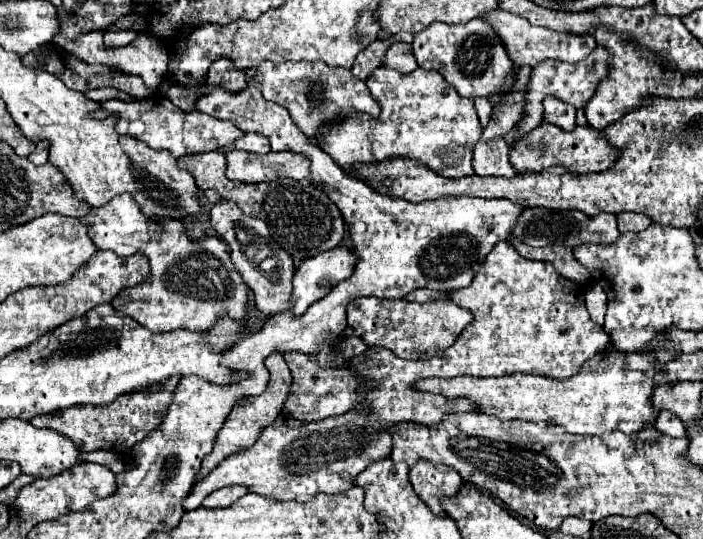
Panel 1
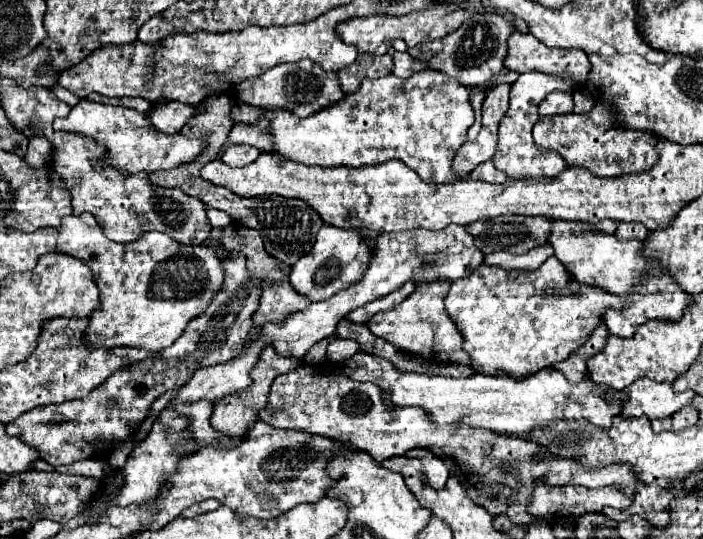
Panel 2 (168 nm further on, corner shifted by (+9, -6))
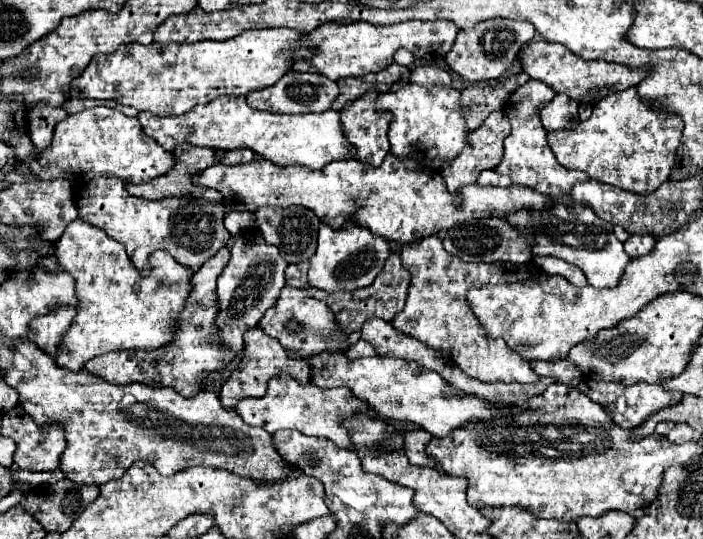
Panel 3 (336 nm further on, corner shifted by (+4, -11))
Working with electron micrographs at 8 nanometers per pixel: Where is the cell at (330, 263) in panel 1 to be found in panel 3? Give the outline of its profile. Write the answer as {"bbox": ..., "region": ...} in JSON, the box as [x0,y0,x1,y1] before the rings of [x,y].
{"bbox":[307,225,389,291],"region":[[[321,225],[317,251],[309,261],[309,273],[307,273],[309,287],[321,289],[321,291],[361,289],[373,283],[377,273],[383,269],[383,263],[387,257],[389,257],[389,243],[381,237],[375,237],[365,227],[345,225],[343,229],[333,231],[329,225]]]}

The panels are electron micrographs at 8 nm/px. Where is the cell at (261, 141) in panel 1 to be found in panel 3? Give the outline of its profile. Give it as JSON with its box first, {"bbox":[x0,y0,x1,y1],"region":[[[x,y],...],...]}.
{"bbox":[221,149,253,165],"region":[[[233,149],[233,151],[227,151],[221,159],[223,165],[241,165],[241,163],[249,163],[253,161],[253,151],[249,149]]]}

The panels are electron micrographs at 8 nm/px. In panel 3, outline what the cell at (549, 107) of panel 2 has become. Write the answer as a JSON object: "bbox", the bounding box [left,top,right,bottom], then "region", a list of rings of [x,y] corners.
{"bbox":[541,95,579,131],"region":[[[555,95],[553,101],[541,109],[541,123],[547,131],[577,127],[579,123],[577,103],[567,95]]]}

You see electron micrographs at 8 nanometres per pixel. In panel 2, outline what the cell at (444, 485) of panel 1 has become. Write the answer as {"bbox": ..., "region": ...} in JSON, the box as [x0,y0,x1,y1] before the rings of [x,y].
{"bbox":[406,450,450,488],"region":[[[410,450],[406,454],[408,458],[420,458],[422,466],[424,466],[424,480],[432,486],[432,488],[444,488],[448,476],[450,476],[450,468],[442,458],[436,458],[434,454],[428,454],[428,450]]]}

